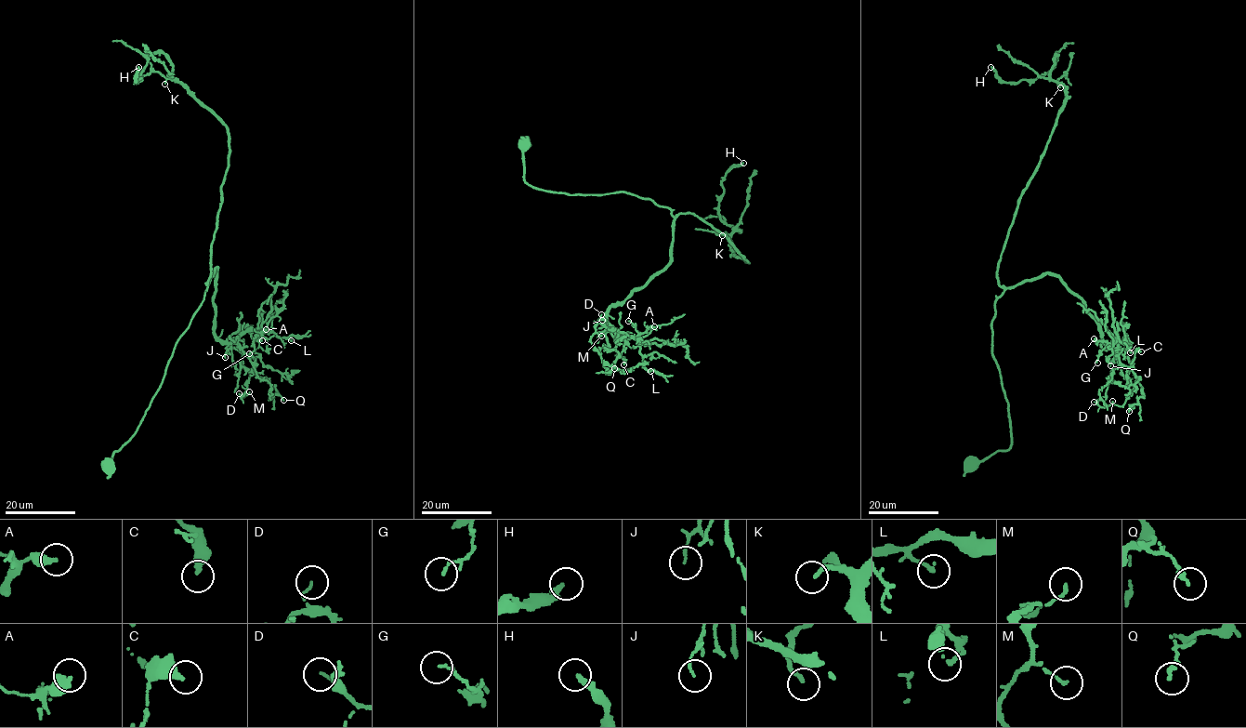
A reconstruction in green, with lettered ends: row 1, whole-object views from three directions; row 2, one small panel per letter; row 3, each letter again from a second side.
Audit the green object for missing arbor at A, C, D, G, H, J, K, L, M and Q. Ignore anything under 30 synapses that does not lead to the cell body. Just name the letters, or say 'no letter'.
C

